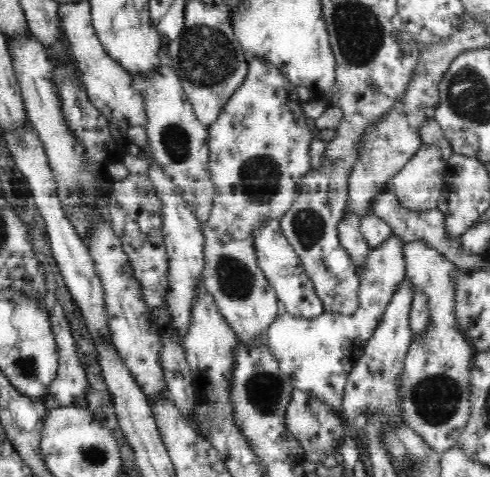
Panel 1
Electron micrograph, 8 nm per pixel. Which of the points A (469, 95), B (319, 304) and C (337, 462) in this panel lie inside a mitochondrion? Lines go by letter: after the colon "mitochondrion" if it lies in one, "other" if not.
A: mitochondrion
B: other
C: other

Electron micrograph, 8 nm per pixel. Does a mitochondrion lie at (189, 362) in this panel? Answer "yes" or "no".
no

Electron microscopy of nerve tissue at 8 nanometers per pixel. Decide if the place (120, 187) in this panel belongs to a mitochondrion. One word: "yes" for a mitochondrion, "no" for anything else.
no

